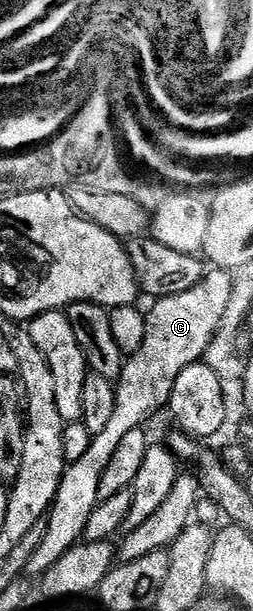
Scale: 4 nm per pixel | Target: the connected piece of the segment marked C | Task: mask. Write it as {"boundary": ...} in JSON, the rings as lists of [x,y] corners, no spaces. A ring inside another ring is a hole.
{"boundary":[[[216,268],[210,271],[210,274],[208,271],[201,277],[195,288],[187,288],[187,292],[179,292],[175,296],[156,299],[152,303],[153,307],[147,310],[143,345],[139,352],[124,359],[121,375],[115,379],[117,395],[111,421],[107,423],[107,428],[103,428],[103,432],[92,435],[87,453],[81,459],[68,463],[61,473],[61,483],[53,497],[53,505],[49,507],[44,519],[43,540],[39,540],[39,548],[31,552],[31,560],[27,560],[25,574],[30,579],[42,579],[73,546],[84,539],[87,520],[91,520],[91,512],[95,512],[99,502],[99,480],[103,480],[103,471],[115,448],[119,448],[127,432],[142,429],[152,414],[164,411],[175,388],[175,380],[179,380],[179,372],[204,359],[211,340],[225,318],[234,279],[230,271]]]}

